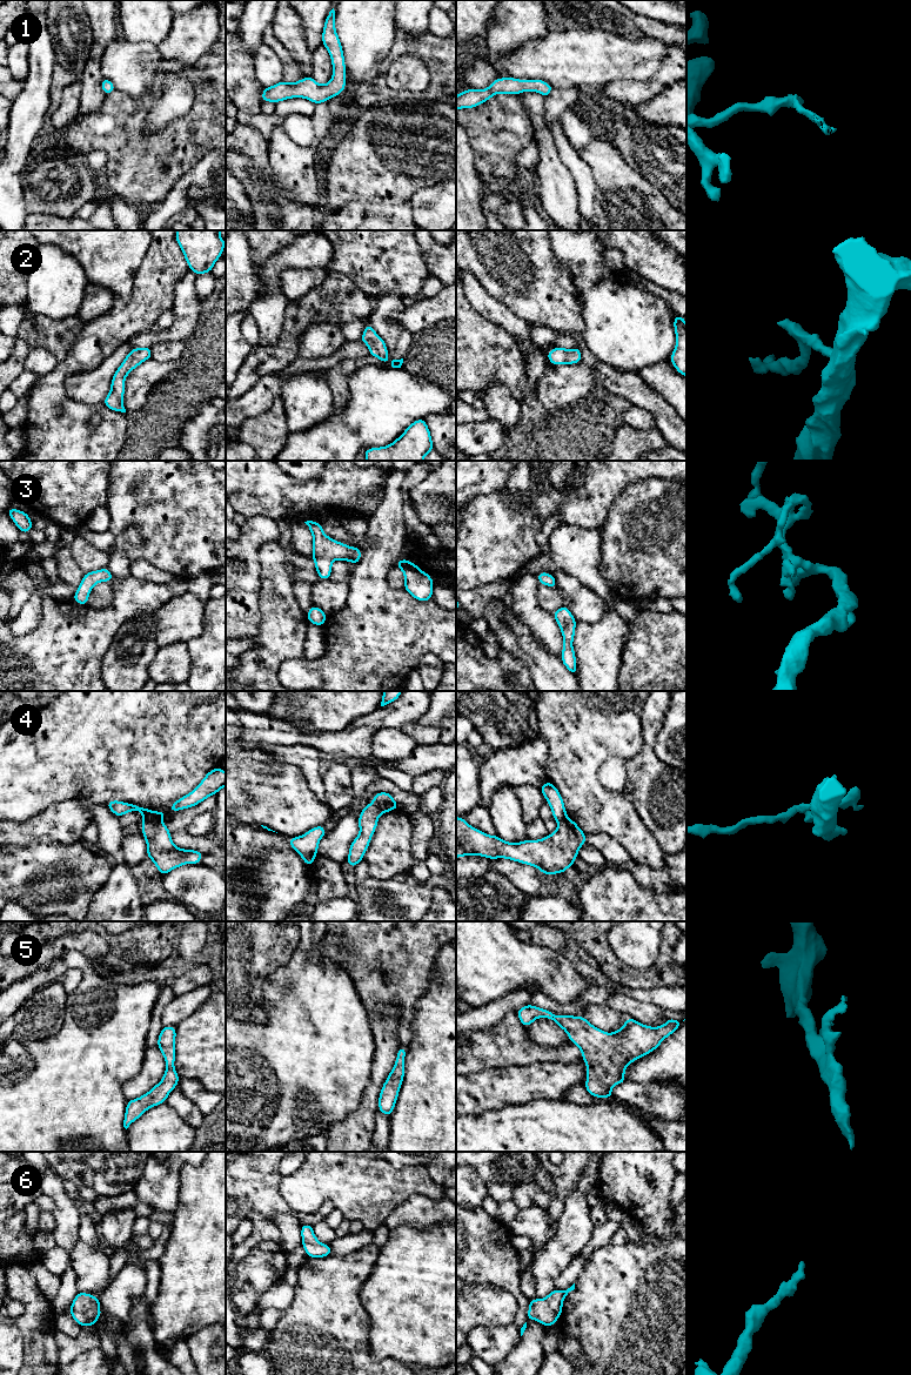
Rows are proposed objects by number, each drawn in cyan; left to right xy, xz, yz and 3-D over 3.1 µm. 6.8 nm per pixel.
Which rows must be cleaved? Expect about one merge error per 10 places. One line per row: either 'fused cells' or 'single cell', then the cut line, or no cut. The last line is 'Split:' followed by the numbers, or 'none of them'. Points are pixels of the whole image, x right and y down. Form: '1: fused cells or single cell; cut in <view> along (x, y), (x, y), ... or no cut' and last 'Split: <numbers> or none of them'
1: single cell; no cut
2: single cell; no cut
3: single cell; no cut
4: single cell; no cut
5: single cell; no cut
6: single cell; no cut
Split: none of them

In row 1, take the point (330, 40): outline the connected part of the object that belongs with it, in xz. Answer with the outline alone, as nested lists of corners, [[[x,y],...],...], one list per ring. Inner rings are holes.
[[[334,8],[324,20],[322,45],[328,49],[333,65],[333,76],[328,83],[320,85],[312,76],[306,76],[294,83],[282,80],[272,87],[264,87],[262,102],[277,103],[287,99],[303,98],[319,105],[340,95],[346,88],[346,63],[341,41],[335,29]]]

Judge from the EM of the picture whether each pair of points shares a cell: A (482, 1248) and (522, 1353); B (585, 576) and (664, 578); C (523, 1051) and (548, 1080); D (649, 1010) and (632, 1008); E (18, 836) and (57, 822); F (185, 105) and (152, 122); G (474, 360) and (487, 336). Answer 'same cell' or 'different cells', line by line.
A: different cells
B: different cells
C: different cells
D: same cell
E: same cell
F: same cell
G: same cell

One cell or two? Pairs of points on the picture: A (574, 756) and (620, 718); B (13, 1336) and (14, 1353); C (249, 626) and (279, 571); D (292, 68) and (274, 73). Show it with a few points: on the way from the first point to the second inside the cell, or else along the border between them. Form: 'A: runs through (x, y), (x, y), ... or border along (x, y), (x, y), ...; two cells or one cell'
A: runs through (585, 744), (608, 722); one cell
B: runs through (13, 1340), (13, 1349); one cell
C: border along (261, 582), (259, 591), (259, 631), (254, 636); two cells
D: border along (268, 45), (281, 62), (282, 79); two cells

